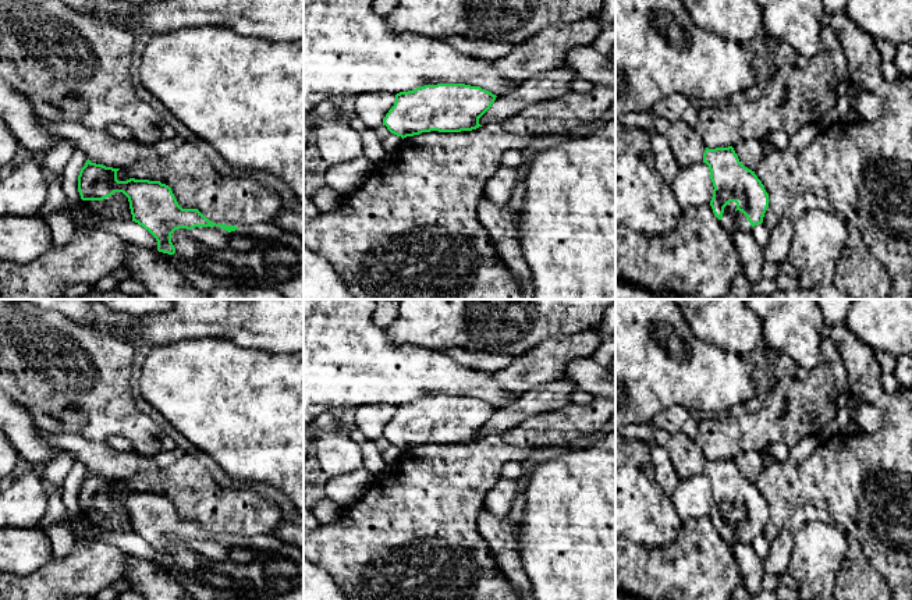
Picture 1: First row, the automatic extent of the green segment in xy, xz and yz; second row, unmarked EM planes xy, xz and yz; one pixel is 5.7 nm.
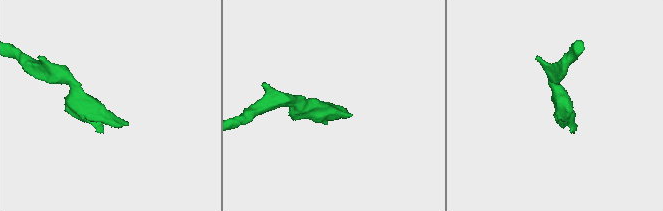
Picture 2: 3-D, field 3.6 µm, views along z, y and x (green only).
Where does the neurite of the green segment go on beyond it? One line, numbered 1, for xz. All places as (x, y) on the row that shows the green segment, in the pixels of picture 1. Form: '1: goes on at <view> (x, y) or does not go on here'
1: does not go on here

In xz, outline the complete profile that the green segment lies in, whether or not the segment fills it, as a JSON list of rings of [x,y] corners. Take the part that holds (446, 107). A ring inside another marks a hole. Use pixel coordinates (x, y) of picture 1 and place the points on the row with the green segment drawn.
[[[465,84],[425,85],[397,93],[383,125],[402,139],[430,131],[472,131],[482,127],[479,118],[496,97],[480,86]]]

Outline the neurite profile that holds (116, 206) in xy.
[[[114,192],[103,200],[84,200],[84,207],[96,217],[132,220],[128,198],[123,192]]]

